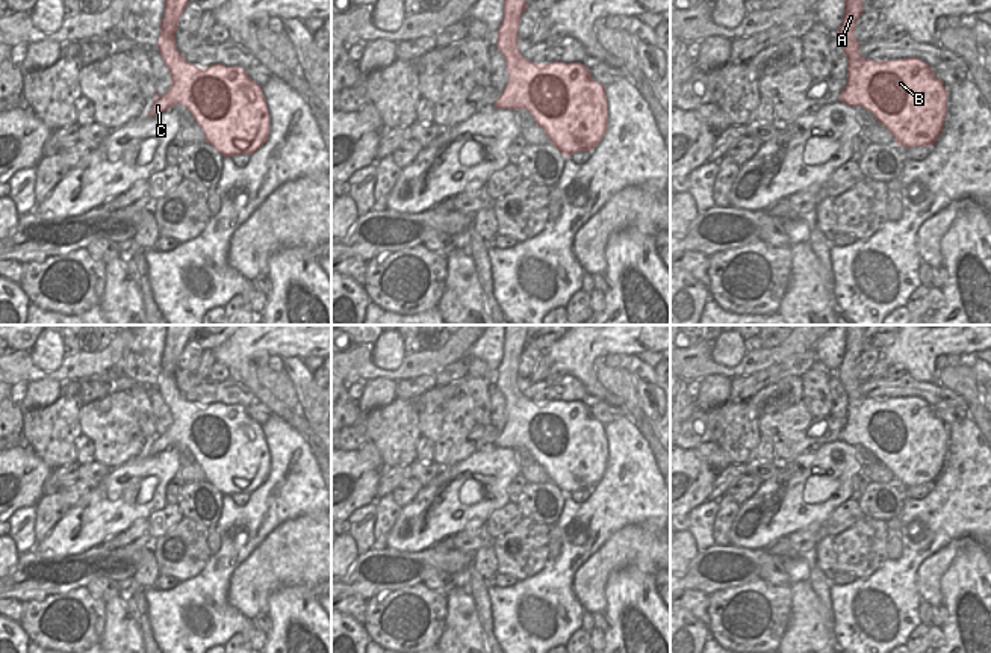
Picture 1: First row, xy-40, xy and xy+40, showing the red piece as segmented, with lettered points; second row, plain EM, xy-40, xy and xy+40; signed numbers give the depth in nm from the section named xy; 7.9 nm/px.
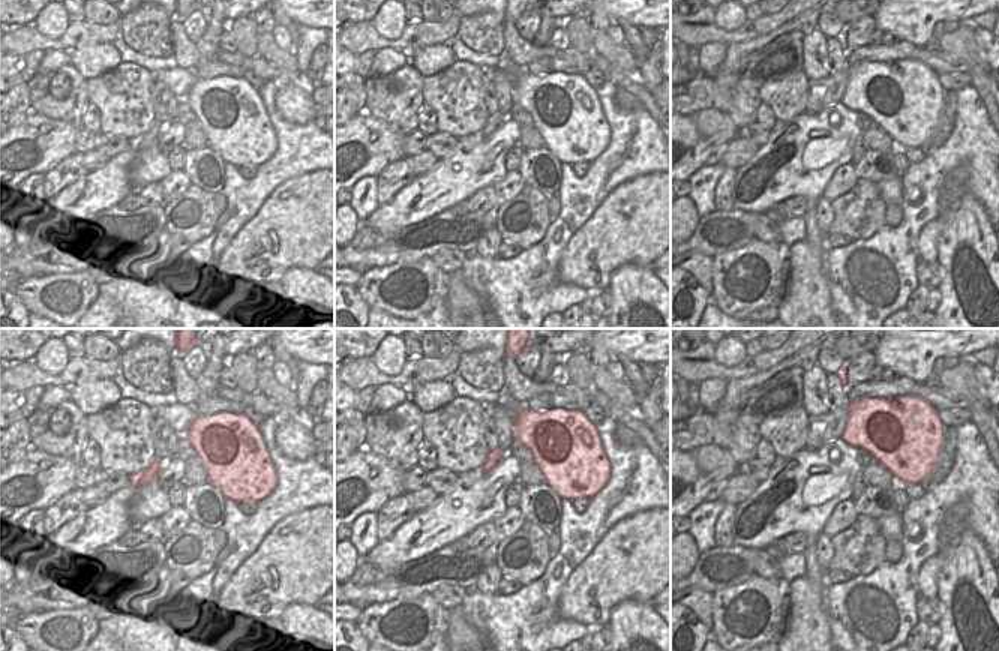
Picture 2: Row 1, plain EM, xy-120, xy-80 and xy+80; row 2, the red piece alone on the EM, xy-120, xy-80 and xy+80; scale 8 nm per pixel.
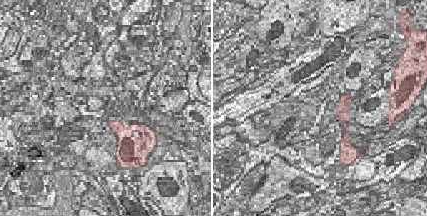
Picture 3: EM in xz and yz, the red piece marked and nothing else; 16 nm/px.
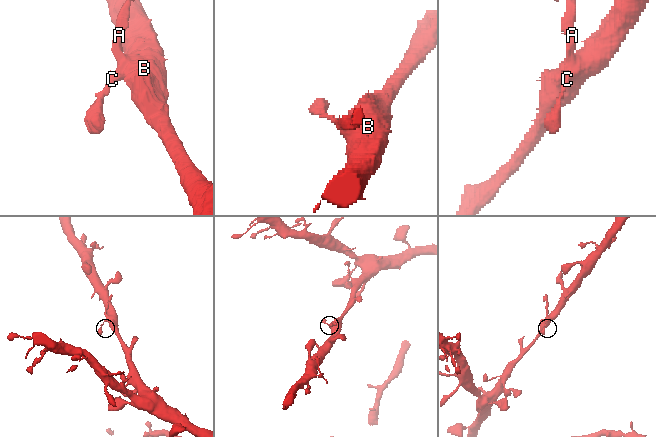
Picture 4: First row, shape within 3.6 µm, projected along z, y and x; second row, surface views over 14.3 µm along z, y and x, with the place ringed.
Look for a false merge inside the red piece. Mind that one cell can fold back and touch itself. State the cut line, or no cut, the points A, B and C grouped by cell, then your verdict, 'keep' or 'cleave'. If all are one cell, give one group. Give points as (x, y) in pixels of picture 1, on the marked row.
no cut | A B C | keep

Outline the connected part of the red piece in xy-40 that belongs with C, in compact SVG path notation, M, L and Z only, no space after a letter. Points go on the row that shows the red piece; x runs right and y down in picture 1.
M165 0L160 36L156 48L171 73L171 88L160 98L157 97L157 91L154 91L154 103L148 116L156 116L180 104L192 113L195 122L206 135L206 142L224 157L233 157L235 154L250 156L269 138L269 112L262 86L253 82L242 67L213 63L207 68L198 68L185 59L177 50L176 32L179 30L177 23L188 3L189 0Z

